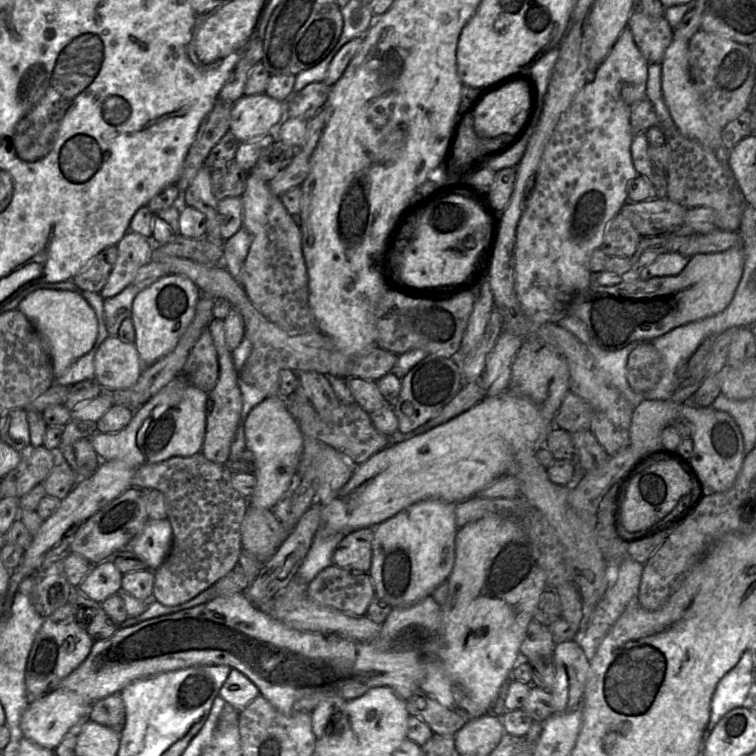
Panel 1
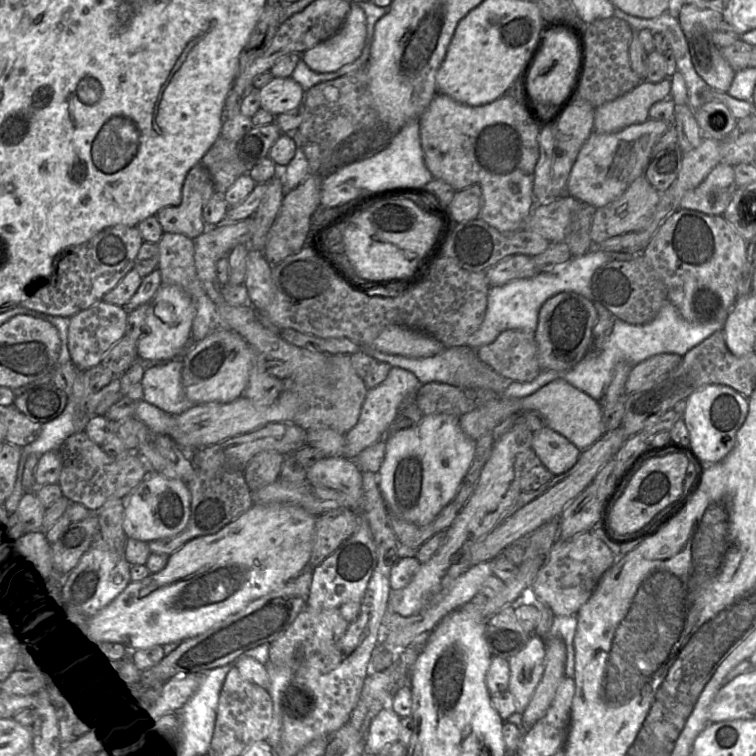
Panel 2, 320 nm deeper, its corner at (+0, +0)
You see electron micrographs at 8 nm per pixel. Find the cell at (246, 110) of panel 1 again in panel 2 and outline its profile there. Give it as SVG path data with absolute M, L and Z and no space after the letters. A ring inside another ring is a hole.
M273 77L259 89L261 108L273 115L288 112L303 103L305 91L292 77Z

